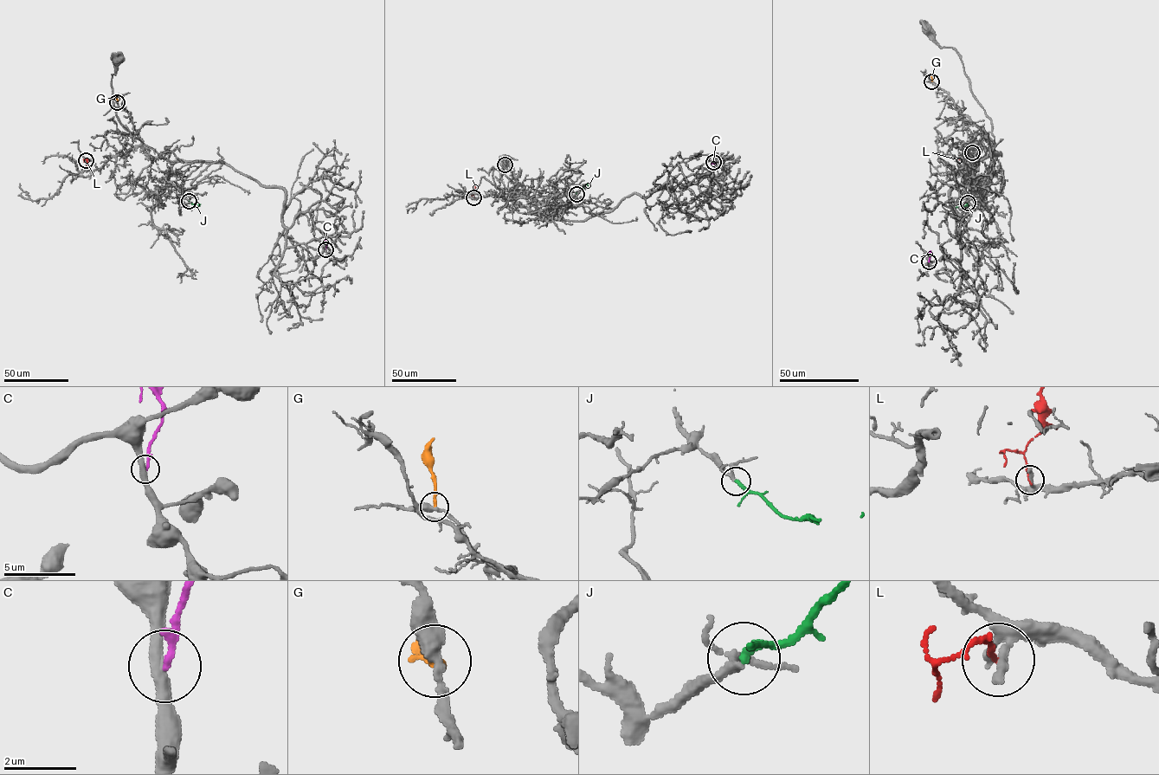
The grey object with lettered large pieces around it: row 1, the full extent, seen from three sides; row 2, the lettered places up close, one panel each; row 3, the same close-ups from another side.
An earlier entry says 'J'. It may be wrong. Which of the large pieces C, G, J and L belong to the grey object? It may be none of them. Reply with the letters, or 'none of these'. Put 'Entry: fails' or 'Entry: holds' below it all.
J
Entry: holds

